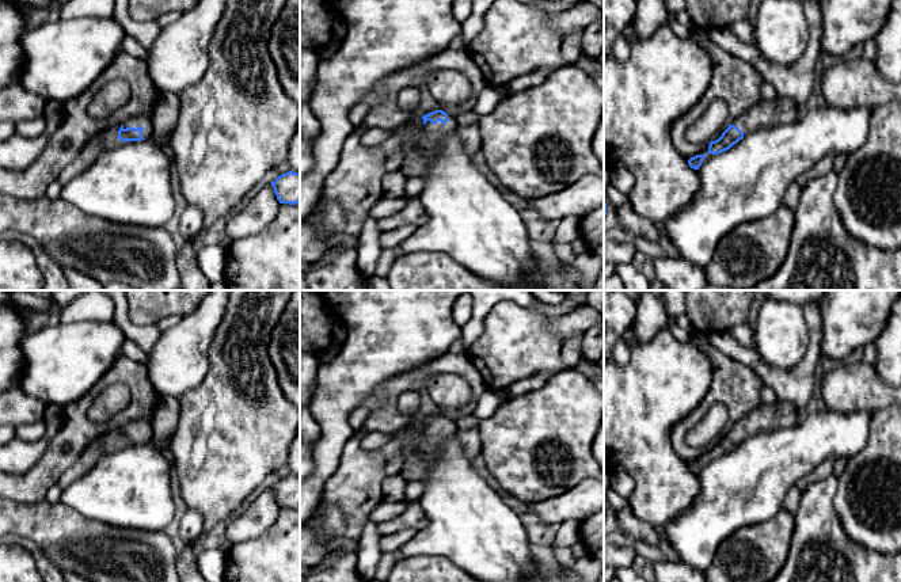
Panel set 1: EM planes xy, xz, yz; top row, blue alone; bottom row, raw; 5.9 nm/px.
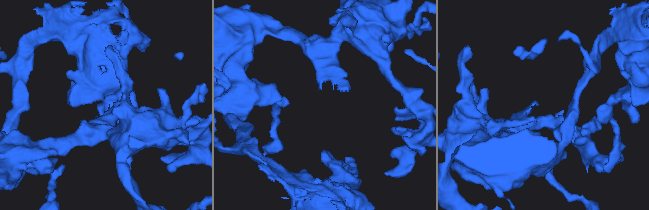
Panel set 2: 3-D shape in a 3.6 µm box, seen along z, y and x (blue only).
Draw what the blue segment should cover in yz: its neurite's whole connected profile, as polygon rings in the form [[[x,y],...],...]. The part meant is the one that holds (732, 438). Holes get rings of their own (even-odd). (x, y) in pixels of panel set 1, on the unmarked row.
[[[788,402],[761,403],[729,429],[718,444],[711,445],[707,457],[722,457],[757,433],[792,427],[799,419],[799,412]]]

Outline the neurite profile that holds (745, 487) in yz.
[[[829,408],[813,411],[792,427],[757,433],[722,457],[707,457],[697,473],[699,495],[687,510],[664,524],[665,541],[681,562],[700,571],[707,570],[723,540],[740,528],[772,520],[783,507],[788,490],[824,460],[849,460],[862,452],[873,415],[867,411],[843,414]]]

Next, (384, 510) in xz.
[[[383,501],[373,509],[373,511],[369,516],[369,520],[375,524],[392,520],[406,509],[406,505],[407,503],[404,502],[389,503]]]

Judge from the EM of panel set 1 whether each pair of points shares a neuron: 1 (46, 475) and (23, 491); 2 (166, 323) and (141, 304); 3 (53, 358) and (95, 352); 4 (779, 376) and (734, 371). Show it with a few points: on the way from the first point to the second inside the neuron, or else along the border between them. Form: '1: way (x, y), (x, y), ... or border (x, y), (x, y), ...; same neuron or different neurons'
1: way (41, 478), (29, 489); same neuron
2: border (182, 316), (167, 315), (156, 323); different neurons
3: way (64, 358), (71, 358), (84, 352); same neuron
4: border (729, 356), (746, 365), (763, 381); different neurons

